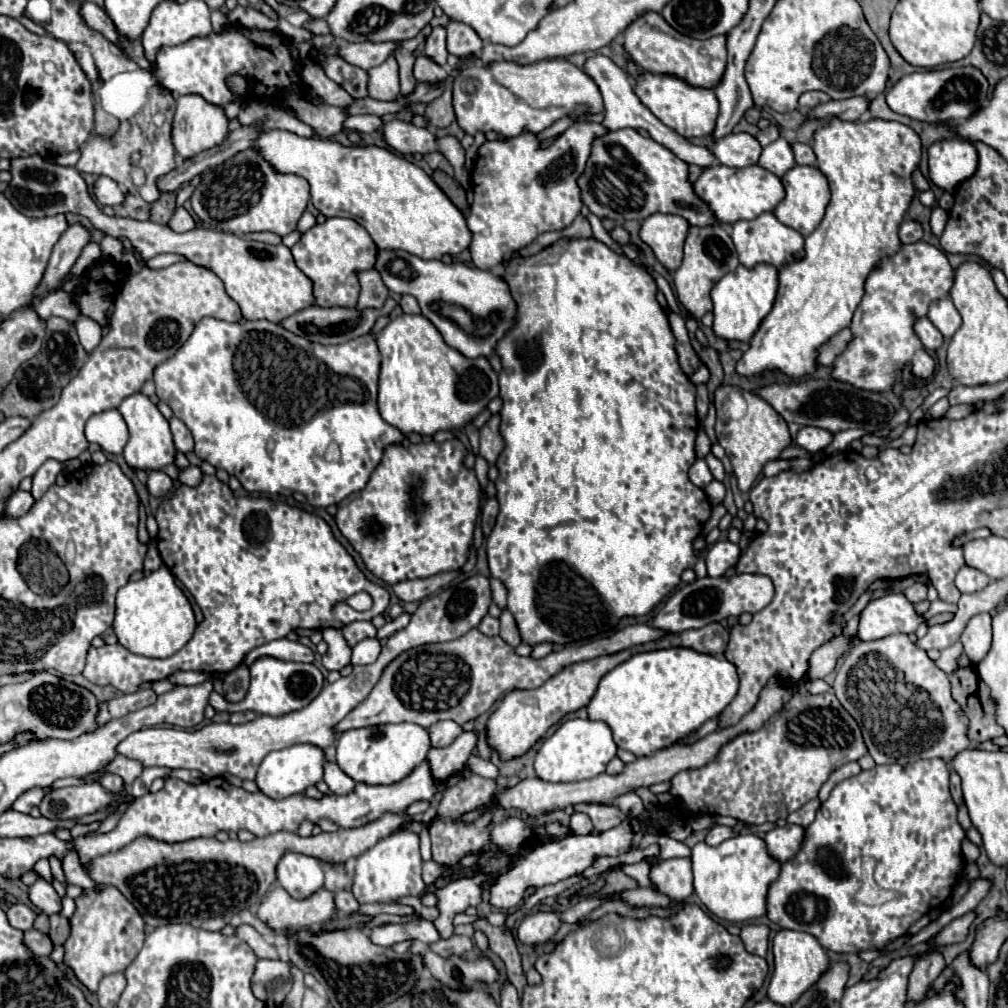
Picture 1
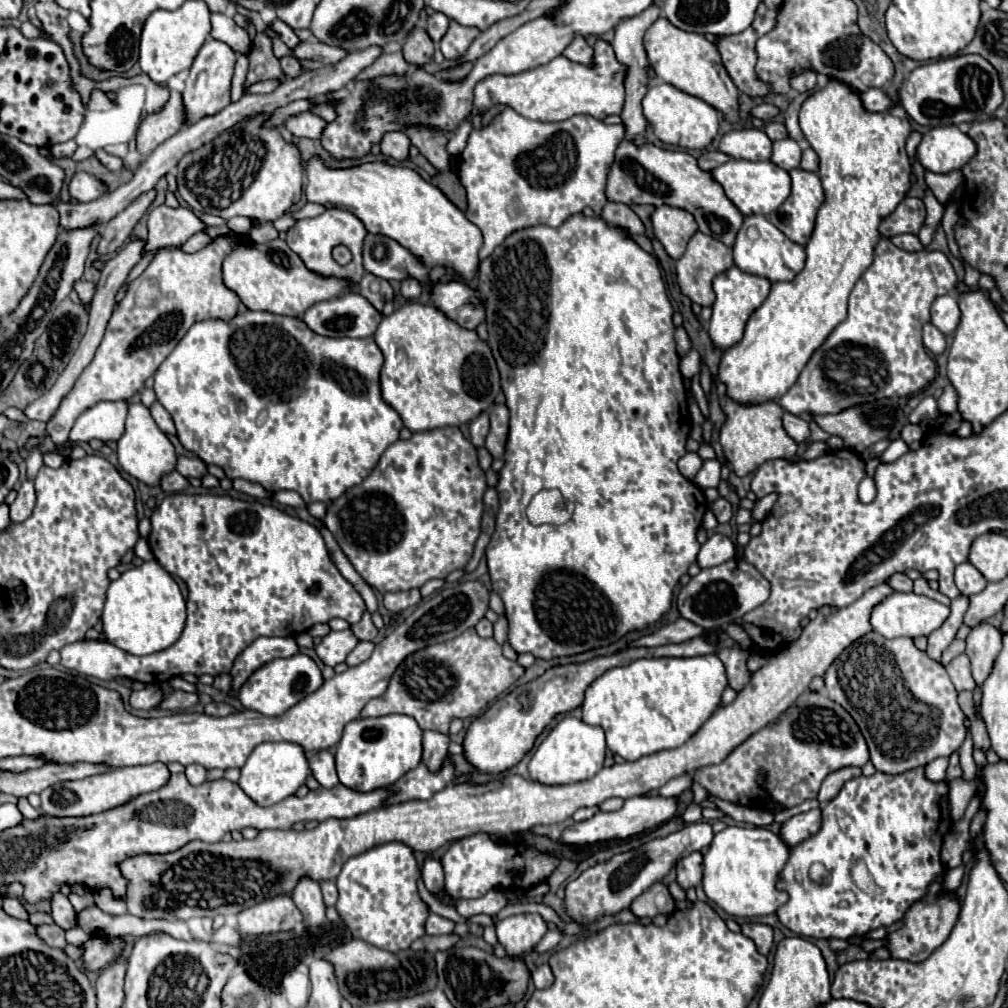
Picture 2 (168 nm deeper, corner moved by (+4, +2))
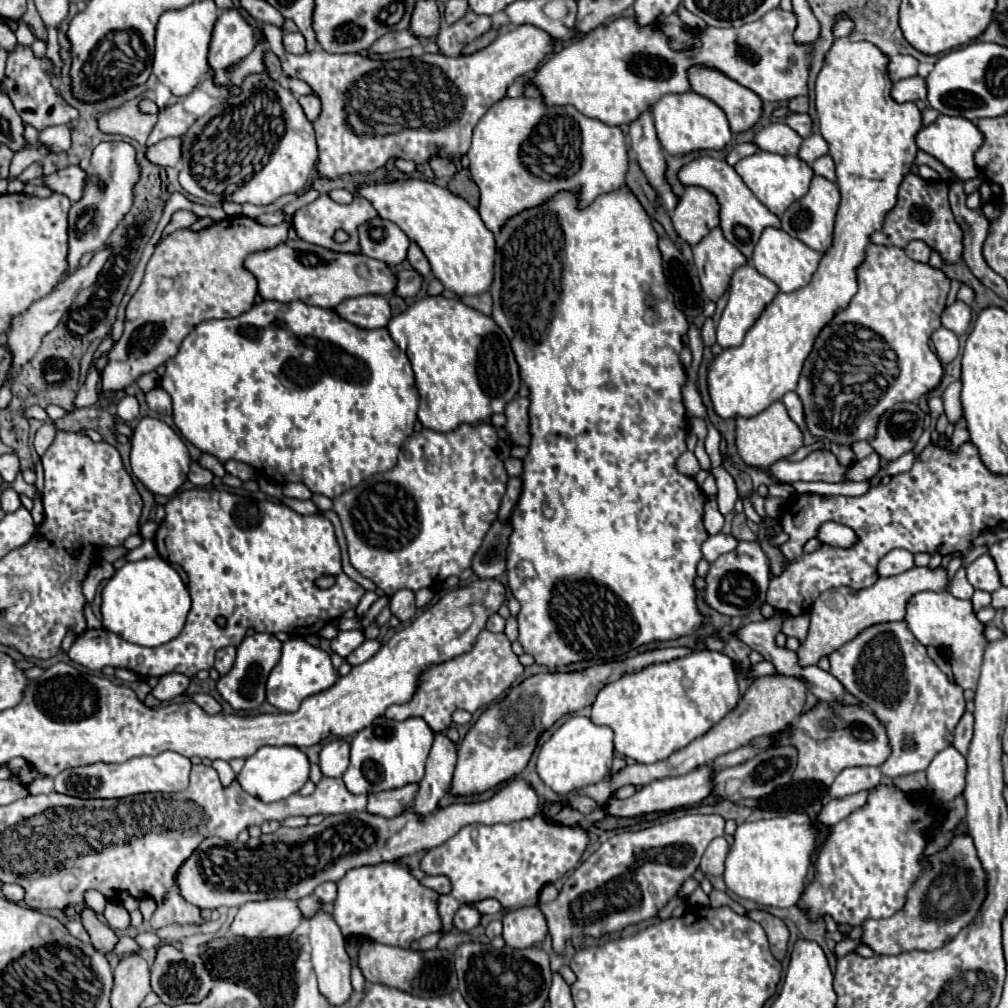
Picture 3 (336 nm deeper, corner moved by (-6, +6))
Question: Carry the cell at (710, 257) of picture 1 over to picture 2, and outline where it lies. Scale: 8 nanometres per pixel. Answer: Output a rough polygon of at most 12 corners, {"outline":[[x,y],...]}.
{"outline":[[695,232],[677,260],[677,284],[699,306],[733,266],[731,248]]}

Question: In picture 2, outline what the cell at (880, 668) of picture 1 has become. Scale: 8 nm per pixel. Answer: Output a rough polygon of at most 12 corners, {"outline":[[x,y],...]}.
{"outline":[[869,632],[825,672],[881,772],[967,738],[947,670]]}

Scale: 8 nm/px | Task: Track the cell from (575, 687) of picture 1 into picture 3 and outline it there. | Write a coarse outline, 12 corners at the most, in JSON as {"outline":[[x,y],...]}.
{"outline":[[659,648],[579,672],[523,680],[491,704],[457,750],[453,796],[527,766],[565,714],[605,684],[691,654]]}

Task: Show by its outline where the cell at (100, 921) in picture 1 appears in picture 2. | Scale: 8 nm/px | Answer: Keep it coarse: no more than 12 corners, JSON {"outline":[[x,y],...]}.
{"outline":[[91,936],[81,944],[85,970],[99,972],[121,958],[125,940]]}

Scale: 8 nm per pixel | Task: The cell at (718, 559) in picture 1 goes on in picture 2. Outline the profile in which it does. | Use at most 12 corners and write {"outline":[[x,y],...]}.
{"outline":[[713,534],[701,546],[697,564],[711,568],[735,556],[735,544]]}

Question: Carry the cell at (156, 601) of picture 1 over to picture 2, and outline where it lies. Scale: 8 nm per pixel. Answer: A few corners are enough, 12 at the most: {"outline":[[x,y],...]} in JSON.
{"outline":[[157,560],[111,582],[111,644],[145,656],[175,644],[185,600]]}

